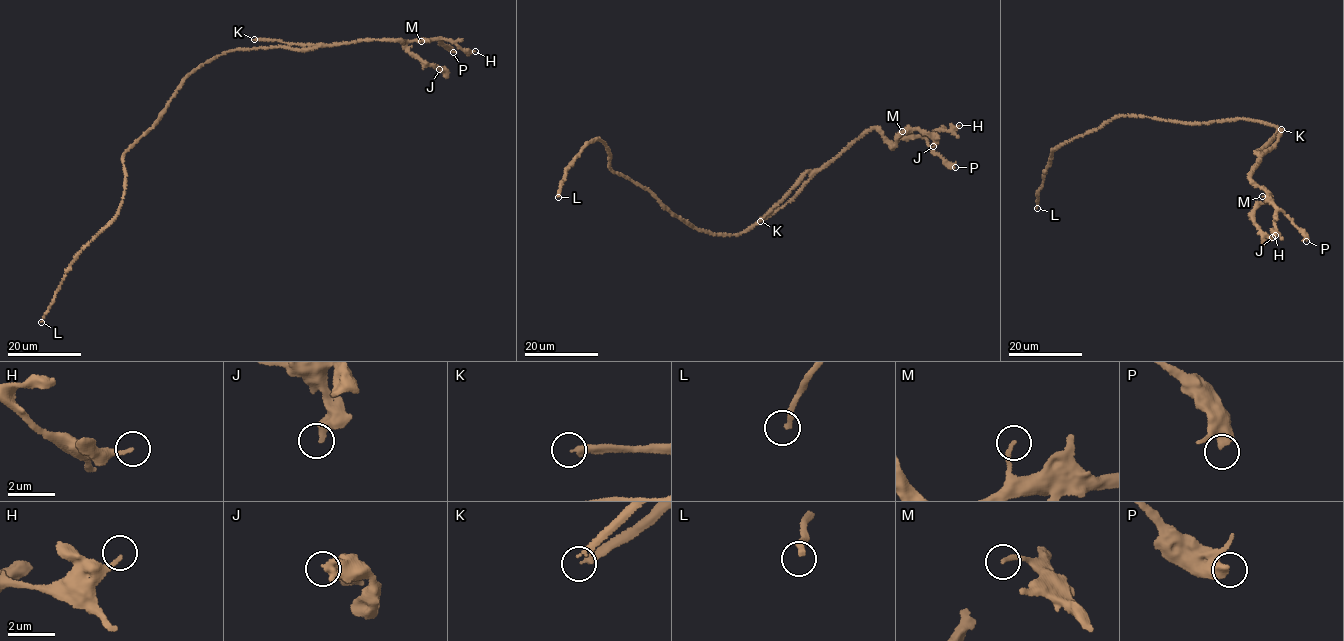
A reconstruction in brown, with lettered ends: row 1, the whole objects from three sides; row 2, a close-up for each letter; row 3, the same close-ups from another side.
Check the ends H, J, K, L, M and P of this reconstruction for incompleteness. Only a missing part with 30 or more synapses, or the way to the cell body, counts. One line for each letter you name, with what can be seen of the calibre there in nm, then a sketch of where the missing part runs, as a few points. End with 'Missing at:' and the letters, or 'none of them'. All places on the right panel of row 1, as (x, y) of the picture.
K: 280 nm thick; missing branch runs (1281, 129), (1278, 117), (1209, 106), (1186, 88), (1186, 99), (1165, 105), (1153, 86)
Missing at: K

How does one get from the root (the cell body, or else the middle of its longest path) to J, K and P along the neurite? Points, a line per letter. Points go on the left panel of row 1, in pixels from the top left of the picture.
J: (182, 80), (234, 50), (303, 51), (361, 39), (401, 41), (410, 54), (439, 69)
K: (182, 80), (203, 63), (224, 53), (276, 46), (303, 51), (318, 45), (254, 39)
P: (182, 80), (224, 53), (252, 48), (303, 51), (361, 39), (406, 42), (439, 38), (453, 52)

